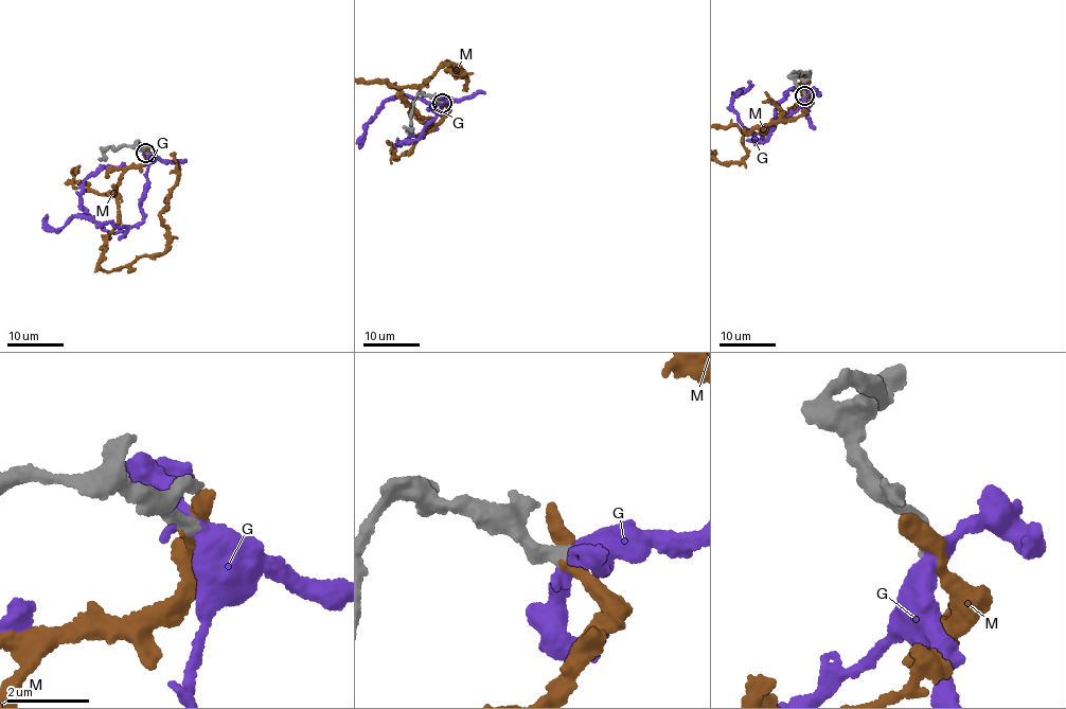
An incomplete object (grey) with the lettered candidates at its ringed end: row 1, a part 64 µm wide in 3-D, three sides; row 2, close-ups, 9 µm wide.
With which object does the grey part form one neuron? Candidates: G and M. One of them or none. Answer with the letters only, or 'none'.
M

